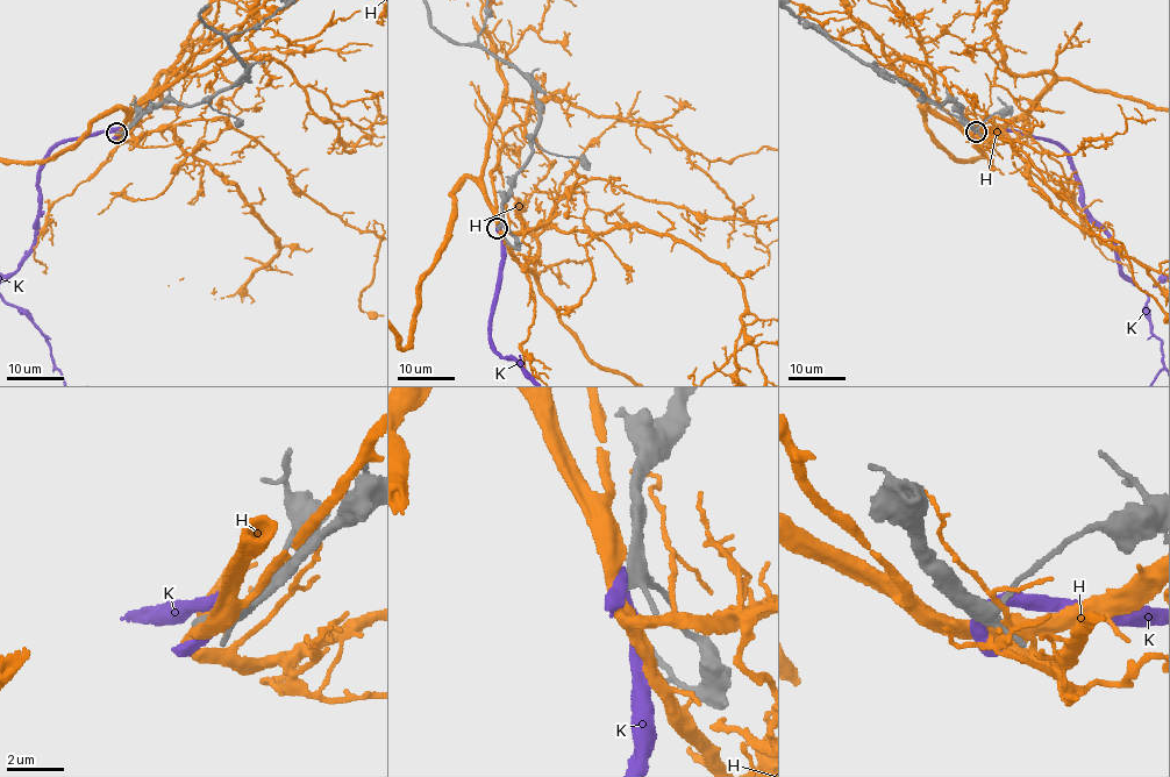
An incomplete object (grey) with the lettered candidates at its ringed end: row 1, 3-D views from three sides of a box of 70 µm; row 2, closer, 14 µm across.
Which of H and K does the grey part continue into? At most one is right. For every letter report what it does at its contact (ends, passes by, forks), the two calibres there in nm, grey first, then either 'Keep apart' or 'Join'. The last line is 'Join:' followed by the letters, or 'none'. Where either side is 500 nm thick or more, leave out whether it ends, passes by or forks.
H: It passes by. Thickness 320 nm (grey) against 480 nm. Keep apart
K: It passes by. Thickness 440 nm (grey) against 380 nm. Keep apart
Join: none

